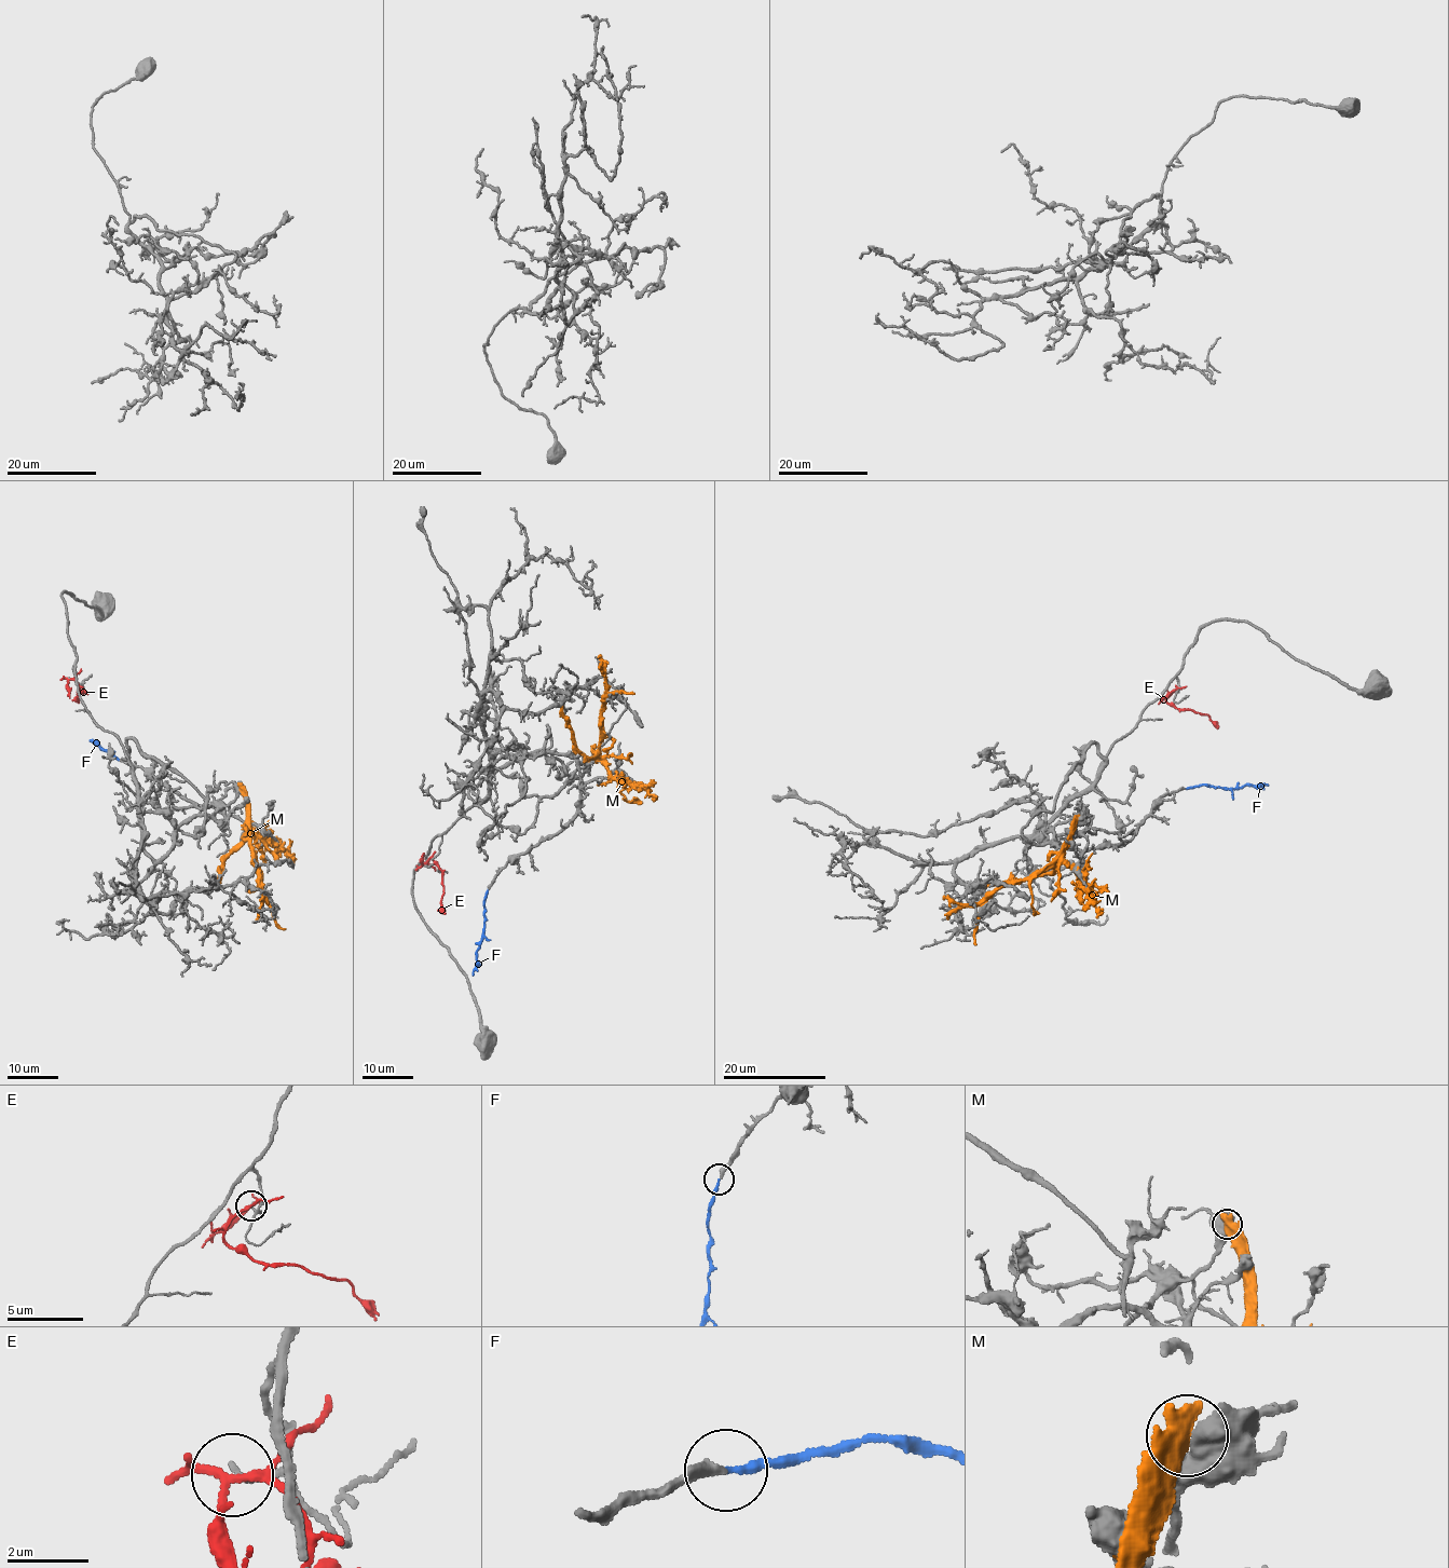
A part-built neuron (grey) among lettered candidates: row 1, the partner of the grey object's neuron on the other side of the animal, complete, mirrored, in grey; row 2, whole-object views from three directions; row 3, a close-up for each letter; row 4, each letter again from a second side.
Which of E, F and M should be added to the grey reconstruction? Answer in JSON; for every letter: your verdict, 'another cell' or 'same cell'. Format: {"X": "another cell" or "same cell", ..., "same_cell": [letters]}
{"E": "another cell", "F": "same cell", "M": "another cell", "same_cell": ["F"]}

